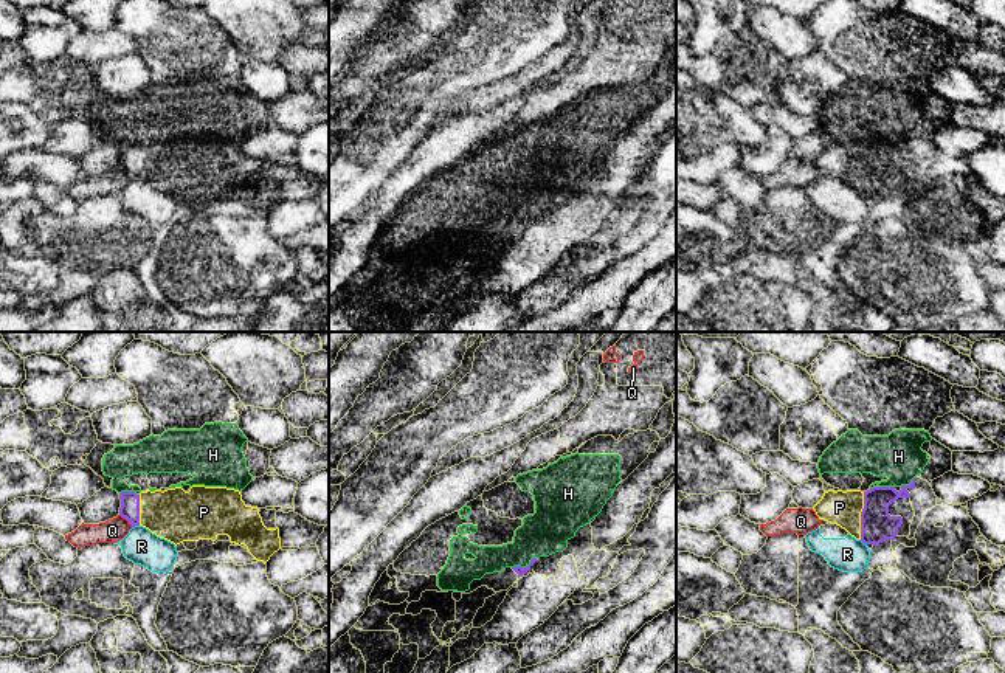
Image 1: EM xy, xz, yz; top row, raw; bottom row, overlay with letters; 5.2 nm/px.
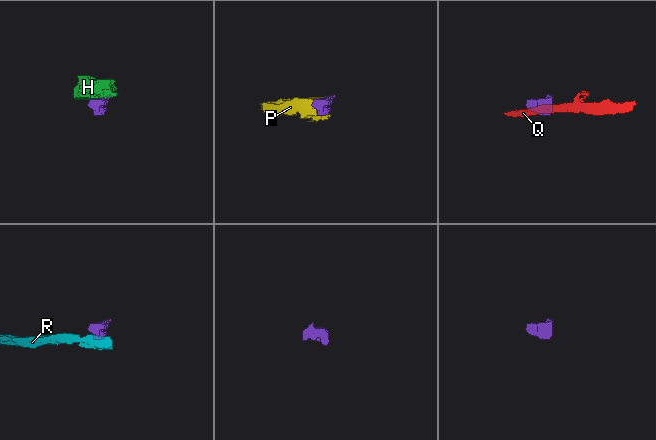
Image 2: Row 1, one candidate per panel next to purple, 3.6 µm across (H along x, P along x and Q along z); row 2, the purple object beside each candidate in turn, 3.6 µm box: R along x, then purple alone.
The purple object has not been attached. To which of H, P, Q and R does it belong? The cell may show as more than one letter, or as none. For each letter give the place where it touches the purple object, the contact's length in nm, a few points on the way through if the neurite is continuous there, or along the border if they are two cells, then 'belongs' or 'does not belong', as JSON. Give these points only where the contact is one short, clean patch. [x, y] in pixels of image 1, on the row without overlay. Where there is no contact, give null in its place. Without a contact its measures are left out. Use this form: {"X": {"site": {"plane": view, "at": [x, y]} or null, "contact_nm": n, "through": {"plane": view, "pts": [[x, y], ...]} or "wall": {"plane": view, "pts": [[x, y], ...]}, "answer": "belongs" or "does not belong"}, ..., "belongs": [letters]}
{"H": {"site": {"plane": "xz", "at": [524, 220]}, "contact_nm": 140, "wall": {"plane": "xz", "pts": [[535, 210], [526, 219], [512, 220]]}, "answer": "does not belong"}, "P": {"site": {"plane": "yz", "at": [861, 168]}, "contact_nm": 240, "through": {"plane": "yz", "pts": [[877, 179], [861, 168], [839, 160]]}, "answer": "belongs"}, "Q": {"site": {"plane": "xy", "at": [126, 171]}, "contact_nm": 100, "wall": {"plane": "xy", "pts": [[120, 166], [132, 179]]}, "answer": "does not belong"}, "R": {"site": {"plane": "xy", "at": [135, 177]}, "contact_nm": 40, "wall": {"plane": "xy", "pts": [[138, 177], [132, 180]]}, "answer": "does not belong"}, "belongs": ["P"]}

